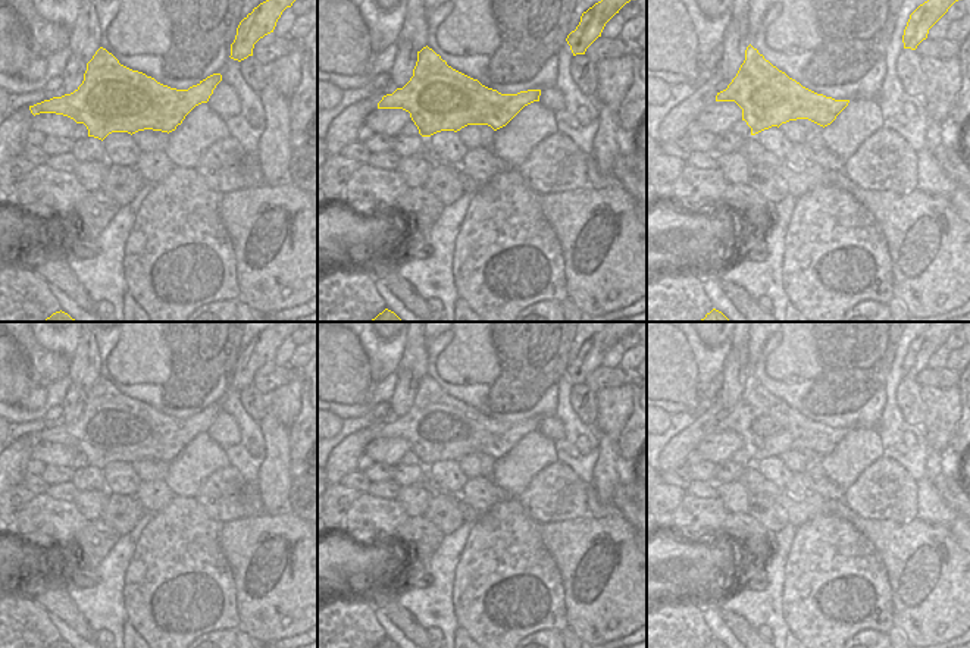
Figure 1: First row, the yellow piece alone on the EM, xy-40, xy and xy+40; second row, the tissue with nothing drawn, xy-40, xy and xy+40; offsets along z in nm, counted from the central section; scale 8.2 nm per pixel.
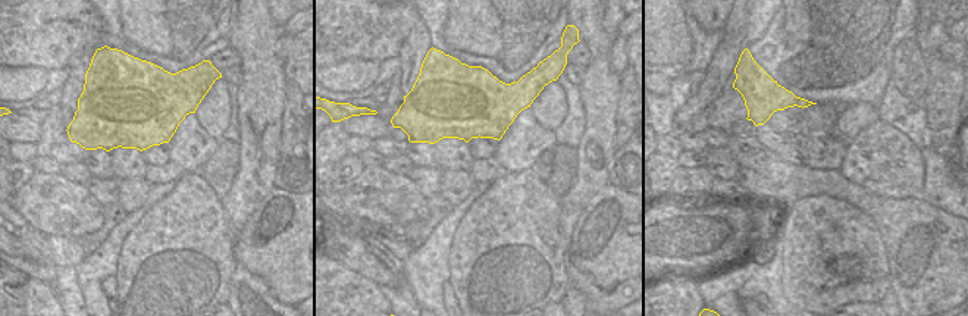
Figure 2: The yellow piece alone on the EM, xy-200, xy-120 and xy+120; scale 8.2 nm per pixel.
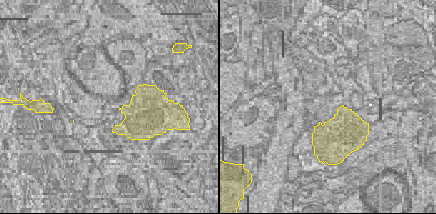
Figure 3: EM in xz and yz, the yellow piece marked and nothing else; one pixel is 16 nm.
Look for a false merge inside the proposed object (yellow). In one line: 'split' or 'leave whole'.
split

